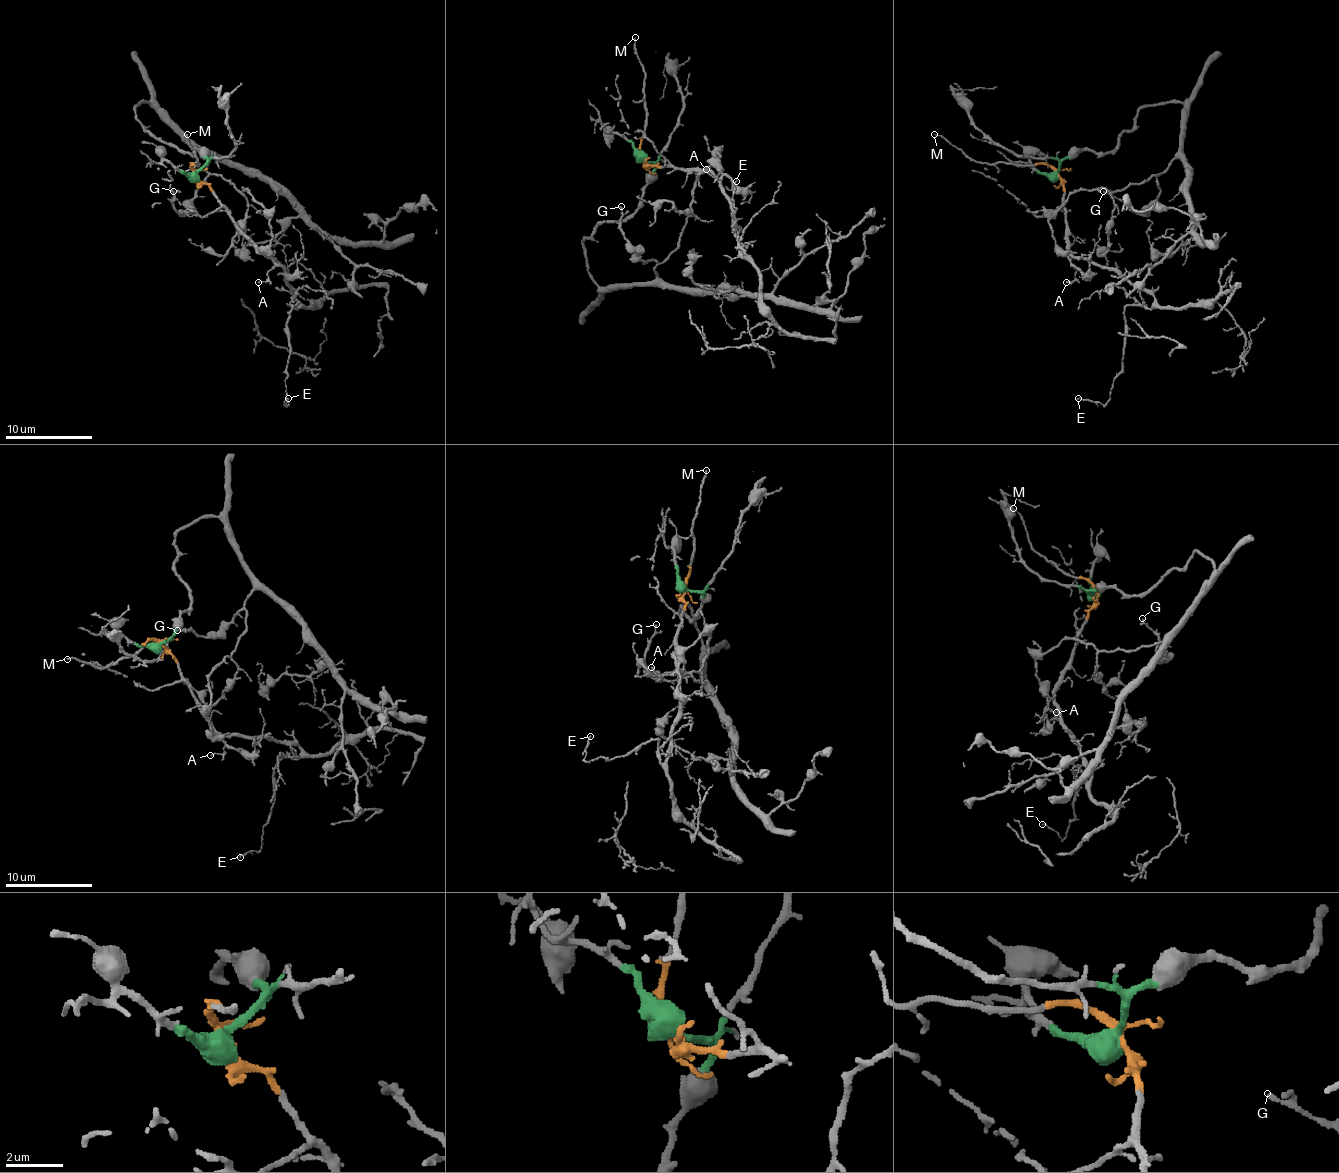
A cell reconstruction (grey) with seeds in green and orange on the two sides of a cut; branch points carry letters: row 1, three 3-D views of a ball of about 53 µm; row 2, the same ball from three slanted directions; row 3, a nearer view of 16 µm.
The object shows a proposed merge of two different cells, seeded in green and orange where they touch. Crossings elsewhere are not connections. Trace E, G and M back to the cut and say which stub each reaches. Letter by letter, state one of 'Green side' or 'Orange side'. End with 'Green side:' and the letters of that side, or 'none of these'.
E: Orange side
G: Green side
M: Orange side
Green side: G

